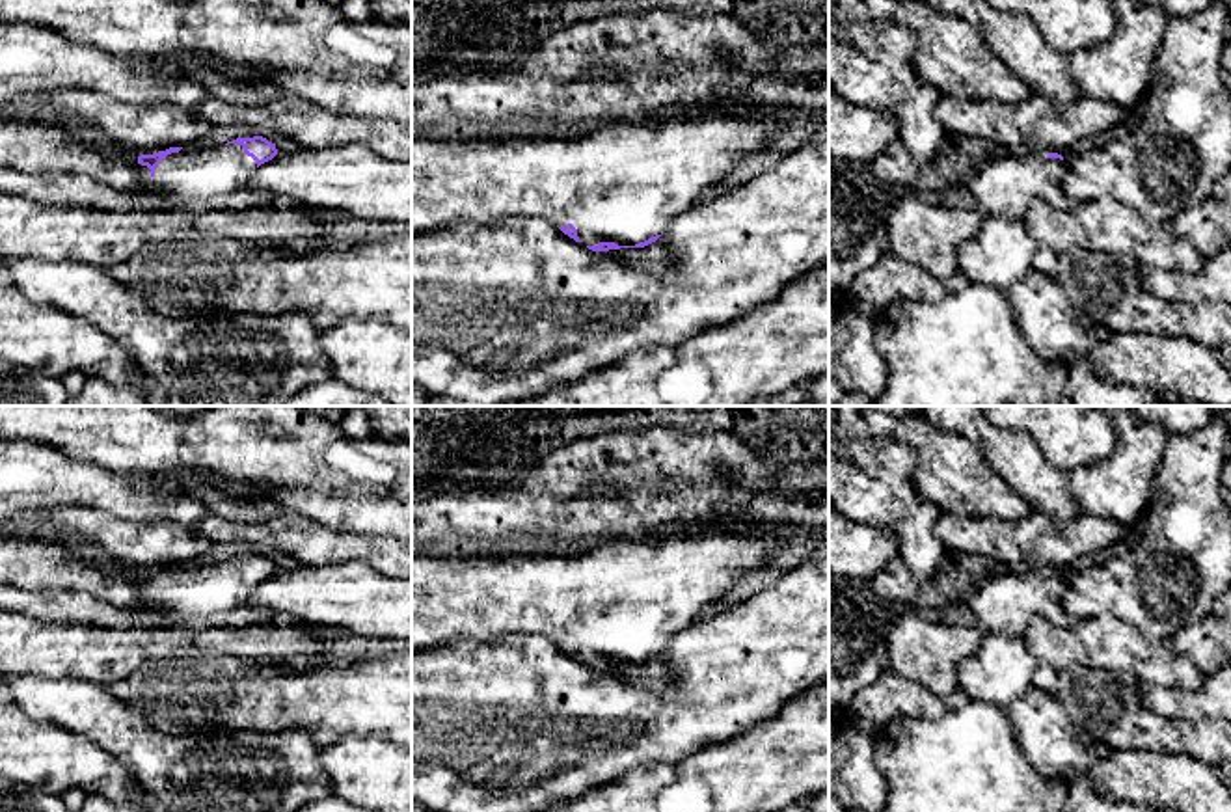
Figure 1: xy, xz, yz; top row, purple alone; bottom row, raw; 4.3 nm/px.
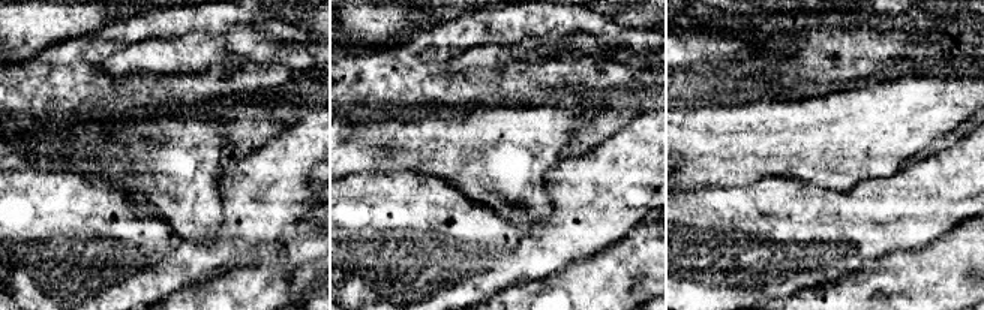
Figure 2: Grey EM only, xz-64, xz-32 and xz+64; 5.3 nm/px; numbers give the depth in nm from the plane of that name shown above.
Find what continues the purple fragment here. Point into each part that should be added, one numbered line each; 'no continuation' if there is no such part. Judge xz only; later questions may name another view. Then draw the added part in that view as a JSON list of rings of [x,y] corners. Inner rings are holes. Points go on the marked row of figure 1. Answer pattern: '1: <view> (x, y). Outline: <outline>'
1: xz (624, 183). Outline: [[[691,108],[665,121],[615,123],[585,134],[555,134],[548,129],[514,132],[466,132],[430,140],[412,134],[412,233],[473,222],[494,225],[531,216],[564,227],[572,223],[583,246],[615,242],[635,246],[661,235],[669,223],[700,203],[704,188],[724,183],[726,173],[762,147],[775,147],[775,132],[791,108],[719,110],[695,115]]]

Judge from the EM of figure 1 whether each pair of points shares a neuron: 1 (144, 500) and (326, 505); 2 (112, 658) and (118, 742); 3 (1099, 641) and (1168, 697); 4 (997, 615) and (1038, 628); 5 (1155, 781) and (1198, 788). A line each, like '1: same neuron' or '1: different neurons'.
1: different neurons
2: different neurons
3: different neurons
4: different neurons
5: same neuron

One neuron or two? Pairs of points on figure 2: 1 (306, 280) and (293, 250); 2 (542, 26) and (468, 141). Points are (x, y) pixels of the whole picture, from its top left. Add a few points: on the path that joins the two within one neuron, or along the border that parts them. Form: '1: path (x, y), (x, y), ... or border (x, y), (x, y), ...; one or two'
1: border (312, 265), (303, 265), (291, 274), (293, 294); two
2: border (527, 99), (477, 104), (473, 108), (458, 111); two

